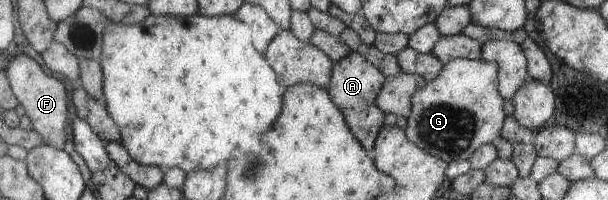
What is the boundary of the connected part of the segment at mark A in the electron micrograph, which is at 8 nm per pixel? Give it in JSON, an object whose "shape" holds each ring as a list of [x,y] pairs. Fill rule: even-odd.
{"shape":[[[353,51],[333,63],[332,80],[326,88],[332,102],[342,111],[350,132],[369,152],[372,152],[377,134],[384,126],[385,111],[377,106],[376,98],[386,80],[388,78],[373,63]]]}

